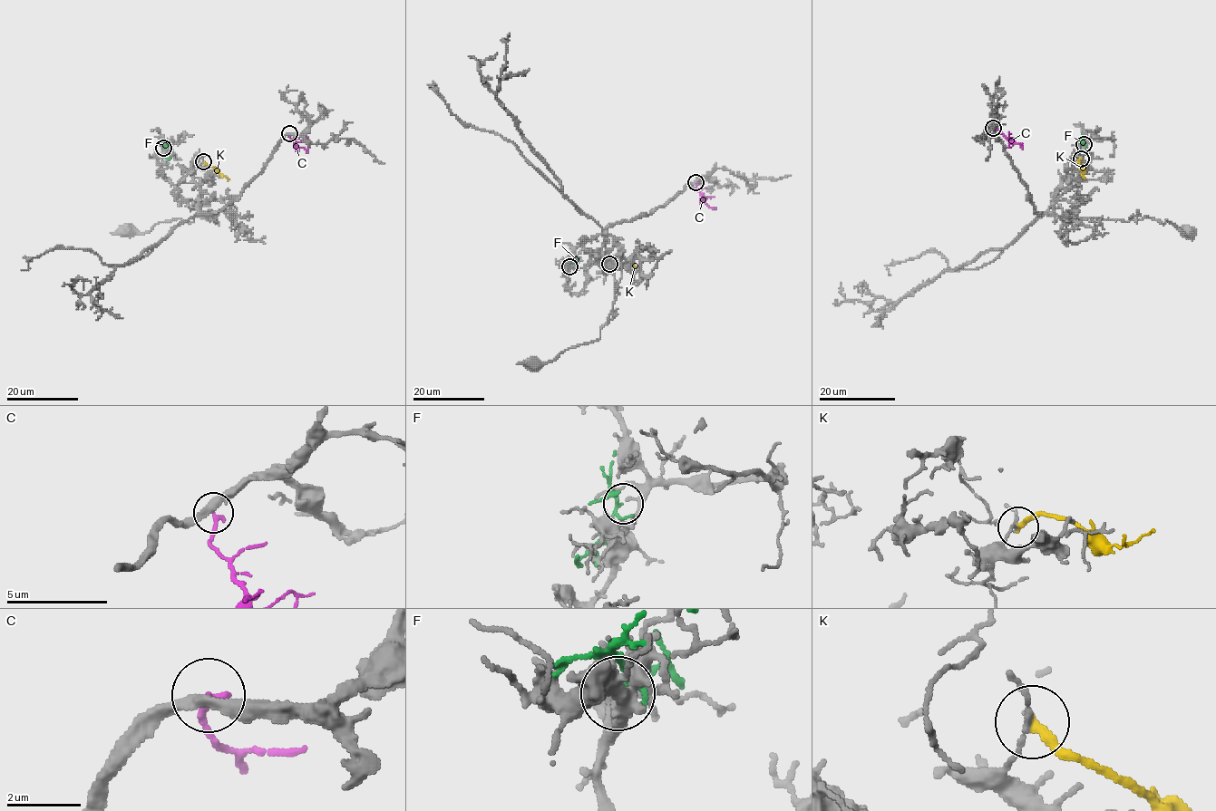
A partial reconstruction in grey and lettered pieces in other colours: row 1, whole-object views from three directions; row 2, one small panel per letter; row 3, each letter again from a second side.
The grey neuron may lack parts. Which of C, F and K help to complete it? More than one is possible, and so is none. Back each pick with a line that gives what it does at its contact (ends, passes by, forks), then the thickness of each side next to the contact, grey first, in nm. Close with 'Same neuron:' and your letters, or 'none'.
Same neuron: none

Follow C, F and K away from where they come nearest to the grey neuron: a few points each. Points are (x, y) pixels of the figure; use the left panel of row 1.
C: (289, 133), (297, 147), (306, 151), (309, 148)
F: (163, 148), (163, 155), (167, 159), (170, 157)
K: (203, 161), (227, 176), (228, 180)

